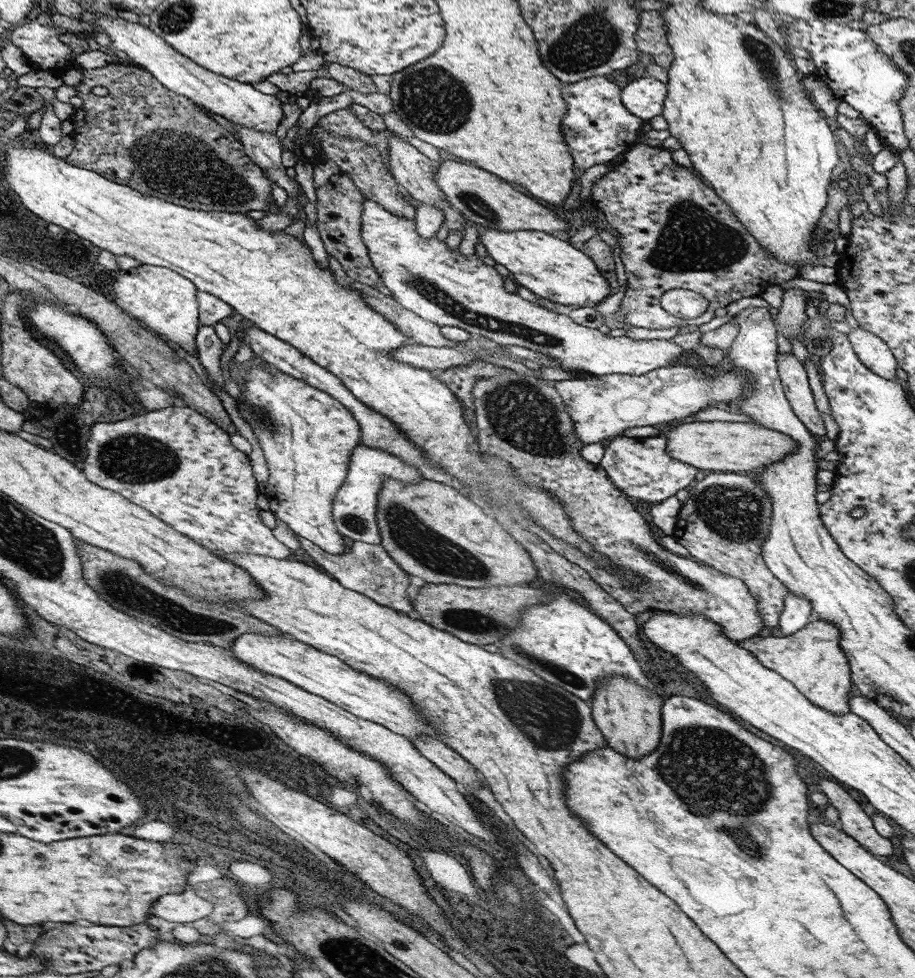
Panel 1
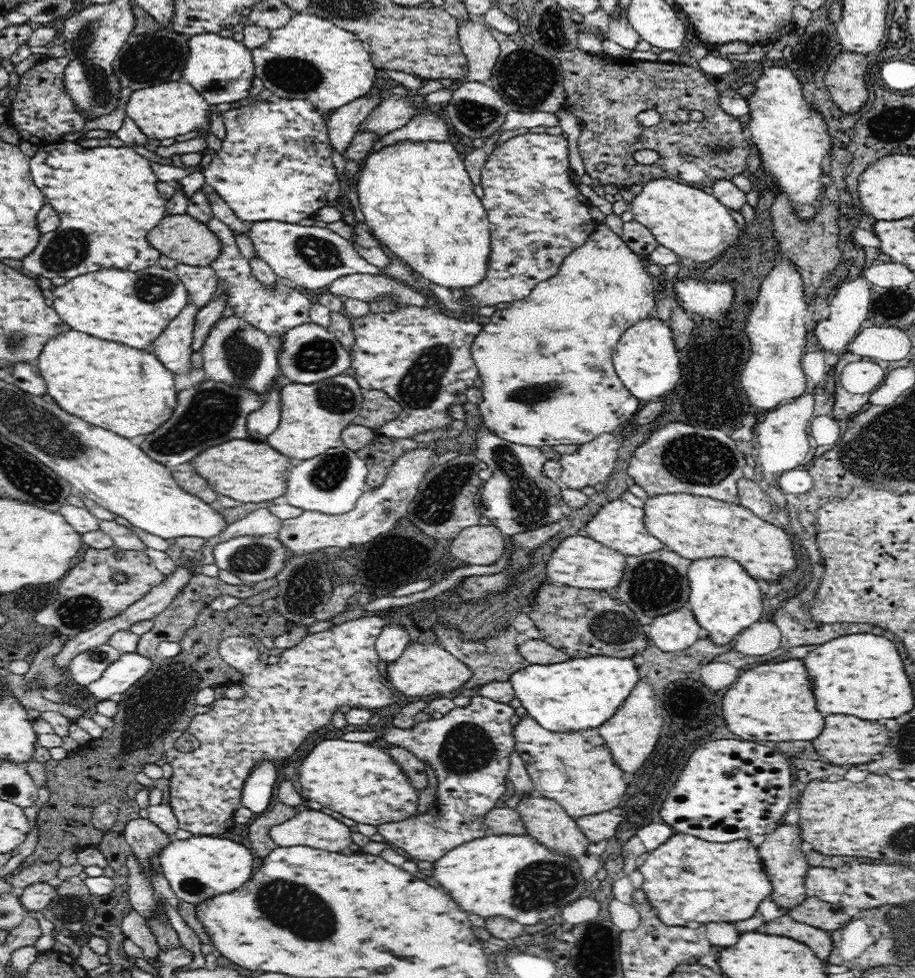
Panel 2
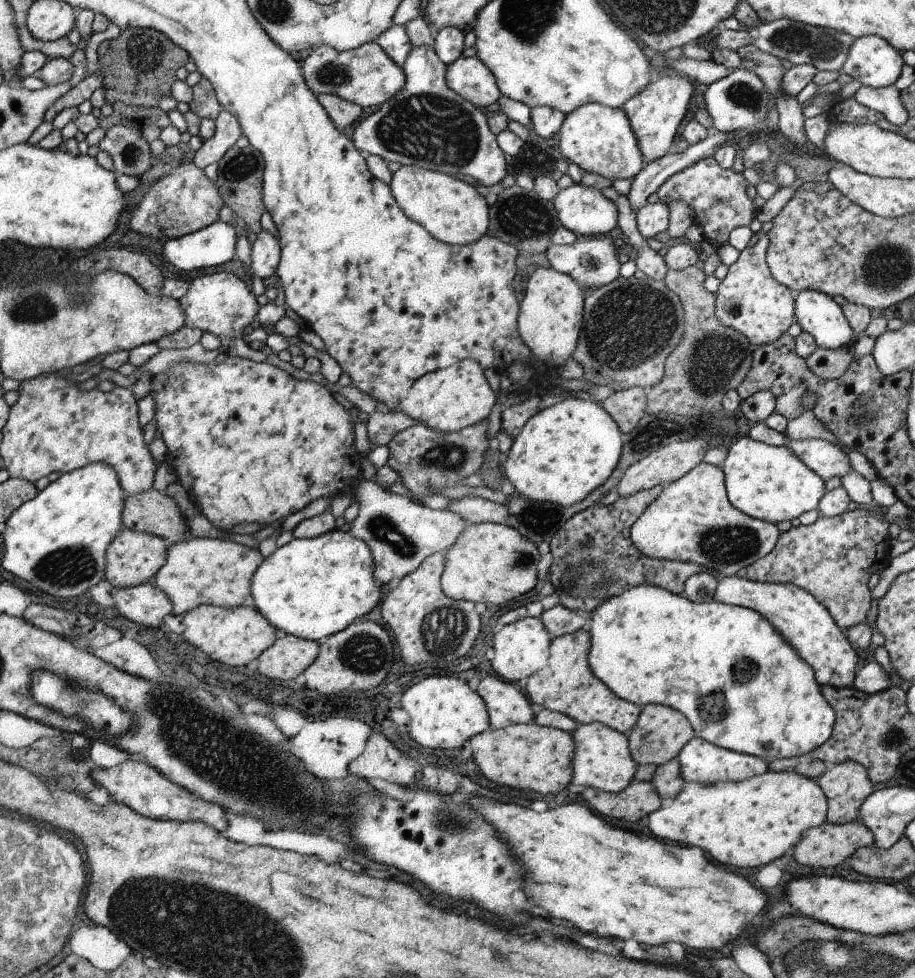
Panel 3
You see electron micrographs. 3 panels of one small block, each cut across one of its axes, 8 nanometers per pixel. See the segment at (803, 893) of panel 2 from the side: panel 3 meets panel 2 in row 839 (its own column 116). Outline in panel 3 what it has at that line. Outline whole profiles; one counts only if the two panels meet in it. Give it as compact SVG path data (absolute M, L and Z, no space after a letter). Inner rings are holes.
M128 759L110 768L94 768L89 774L95 783L102 784L108 789L114 801L129 806L142 816L180 822L202 821L220 832L228 828L228 813L224 808L220 808L214 802L196 798L196 794L190 794L186 788L176 786L168 777L162 776L156 768L152 768L152 765Z

